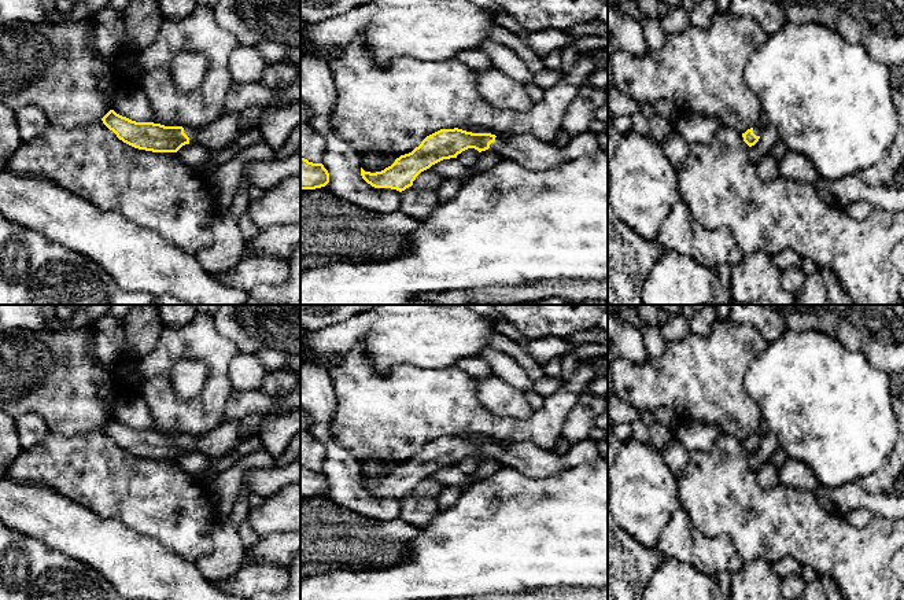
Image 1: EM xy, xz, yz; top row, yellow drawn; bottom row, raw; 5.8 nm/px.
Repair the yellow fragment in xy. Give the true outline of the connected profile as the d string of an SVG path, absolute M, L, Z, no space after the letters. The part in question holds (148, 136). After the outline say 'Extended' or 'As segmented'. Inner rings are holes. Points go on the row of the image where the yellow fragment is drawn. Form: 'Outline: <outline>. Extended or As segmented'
Outline: M300 100L274 111L263 110L250 126L240 124L237 114L222 113L214 122L204 126L165 126L154 122L136 122L110 110L103 124L123 143L152 152L177 152L189 143L218 152L233 144L248 129L258 129L272 148L280 150L295 126L300 125Z. Extended

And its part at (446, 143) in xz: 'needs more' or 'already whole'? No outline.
needs more

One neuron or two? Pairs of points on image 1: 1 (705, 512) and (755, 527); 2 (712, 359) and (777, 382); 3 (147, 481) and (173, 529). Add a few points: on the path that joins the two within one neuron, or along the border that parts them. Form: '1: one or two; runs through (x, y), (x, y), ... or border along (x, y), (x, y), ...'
1: one; runs through (718, 512), (733, 512), (742, 522)
2: two; border along (767, 345), (745, 375), (745, 389), (756, 402)
3: one; runs through (154, 493), (170, 510), (173, 516)

